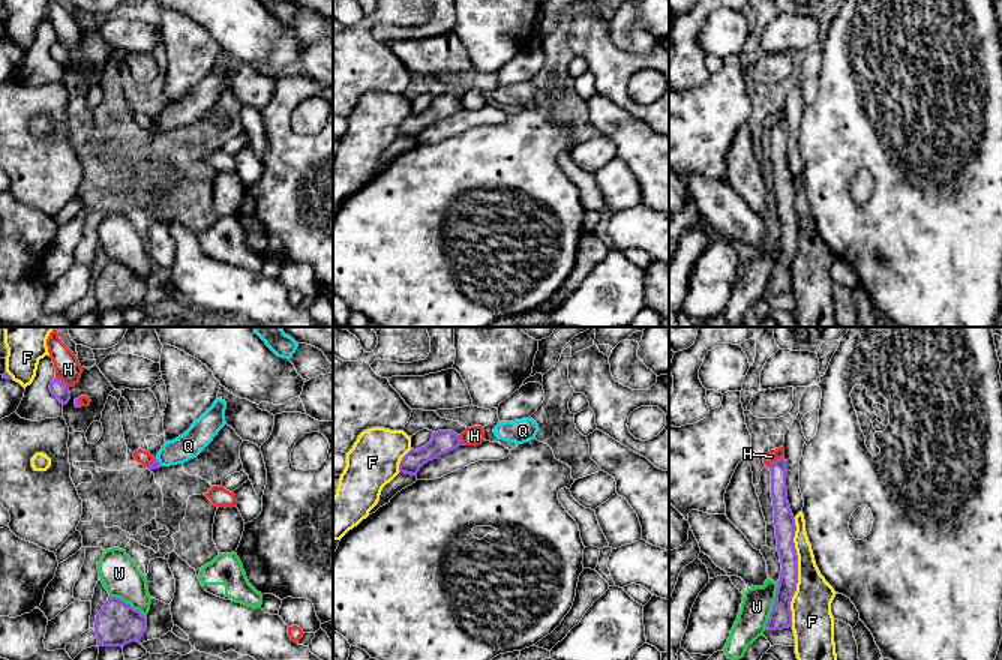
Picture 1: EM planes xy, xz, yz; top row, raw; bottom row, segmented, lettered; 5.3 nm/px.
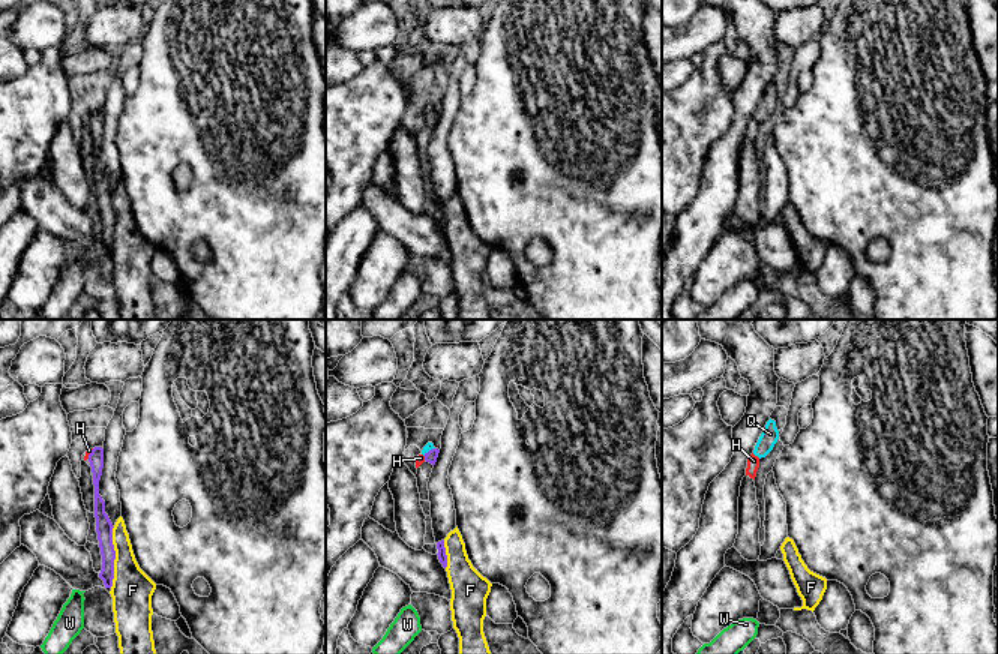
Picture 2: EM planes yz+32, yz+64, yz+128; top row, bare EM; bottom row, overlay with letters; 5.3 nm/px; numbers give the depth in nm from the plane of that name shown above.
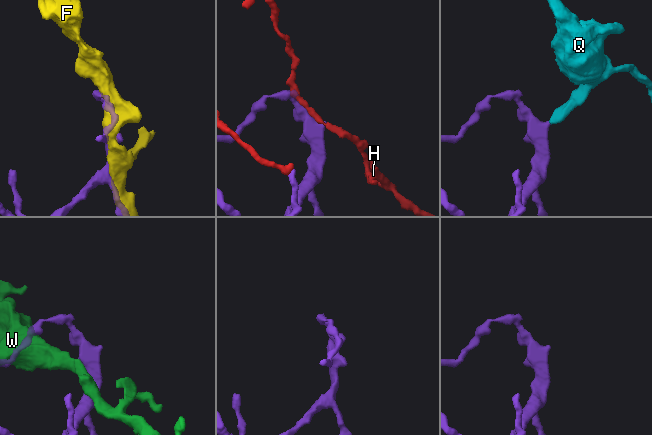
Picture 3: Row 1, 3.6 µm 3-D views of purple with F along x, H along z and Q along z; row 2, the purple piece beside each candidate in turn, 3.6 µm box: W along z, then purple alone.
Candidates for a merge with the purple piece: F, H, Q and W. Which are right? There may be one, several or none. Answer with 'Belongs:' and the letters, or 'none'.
Belongs: Q

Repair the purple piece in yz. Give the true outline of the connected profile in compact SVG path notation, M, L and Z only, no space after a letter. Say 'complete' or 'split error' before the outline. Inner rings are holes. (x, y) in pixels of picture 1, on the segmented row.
complete | M784 458L772 462L770 465L770 471L777 552L780 556L782 572L777 582L778 586L772 610L765 627L768 630L783 630L792 627L790 602L798 584L798 555L794 543L796 525L788 501Z

